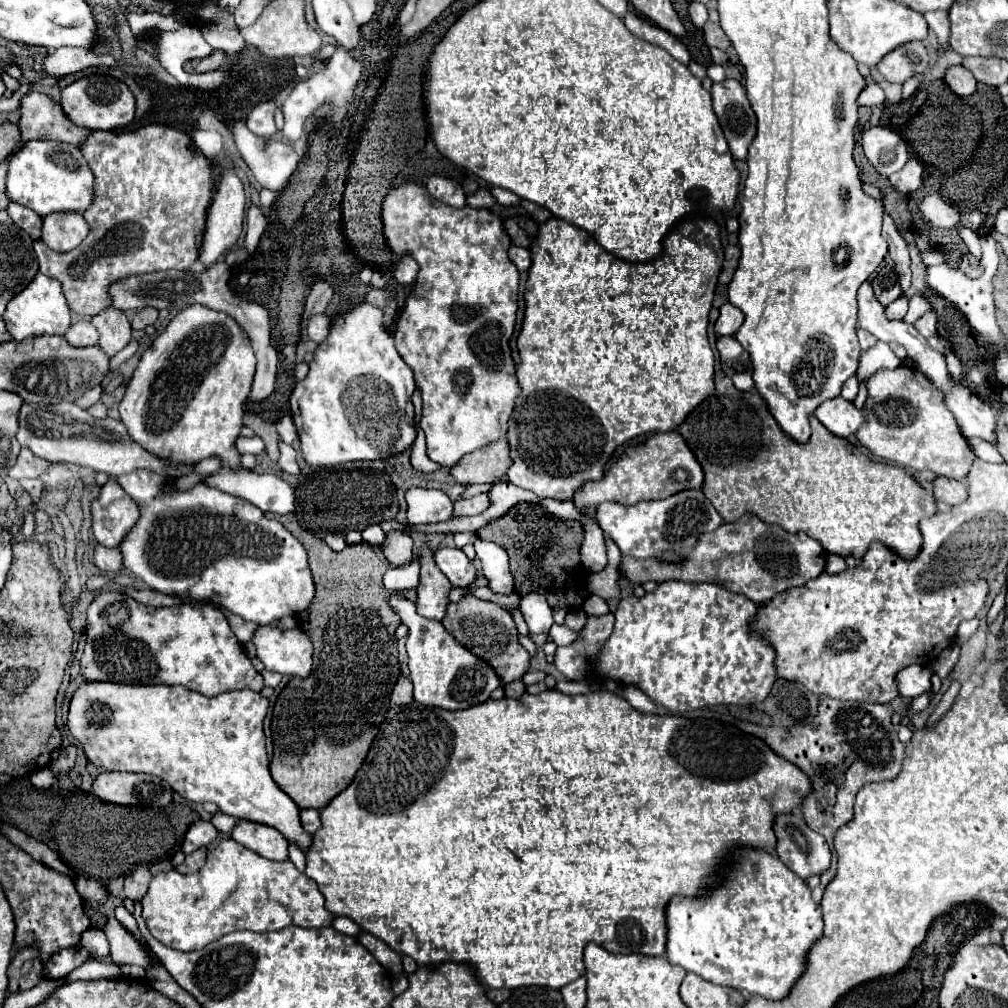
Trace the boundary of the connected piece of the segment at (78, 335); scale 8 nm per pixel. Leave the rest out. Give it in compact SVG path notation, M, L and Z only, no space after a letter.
M80 320L80 322L76 322L76 324L72 324L68 328L68 332L64 334L64 338L72 346L92 346L92 344L98 344L98 330L94 328L92 322Z

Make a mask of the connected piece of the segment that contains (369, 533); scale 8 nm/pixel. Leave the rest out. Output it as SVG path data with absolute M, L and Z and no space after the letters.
M370 526L362 532L362 536L364 536L364 542L380 546L384 541L385 533L380 526Z

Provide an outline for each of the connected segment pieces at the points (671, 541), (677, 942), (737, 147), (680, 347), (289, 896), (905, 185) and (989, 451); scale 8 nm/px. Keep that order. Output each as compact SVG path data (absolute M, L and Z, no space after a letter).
M682 490L670 498L638 502L634 506L604 502L596 508L596 518L604 536L608 536L624 556L632 558L658 558L666 552L690 554L700 534L712 532L722 524L720 514L702 490Z
M740 846L728 854L728 862L718 872L718 882L704 894L674 896L670 900L666 906L666 926L668 940L664 956L670 964L678 964L718 986L744 990L750 996L760 994L770 1000L782 1000L804 972L806 954L822 936L824 922L820 904L814 902L806 880L794 876L774 852Z
M726 78L712 86L714 112L720 120L734 160L746 160L748 148L756 136L756 116L746 98L746 90L738 80Z
M688 216L686 220L678 222L670 234L662 242L662 252L650 262L626 262L616 258L614 254L606 252L586 230L580 230L560 218L546 220L530 244L530 276L525 284L524 300L526 314L524 326L518 336L518 350L522 364L518 366L518 384L522 394L516 400L514 412L510 416L510 454L514 464L508 470L508 480L524 490L538 494L540 498L556 498L556 500L570 500L572 494L586 482L586 480L600 480L604 476L604 464L616 450L616 446L624 444L626 440L646 434L646 432L666 432L680 426L688 412L692 412L706 396L714 394L714 352L710 350L710 342L706 336L708 328L708 312L712 308L712 298L716 290L718 272L722 268L724 250L720 244L720 228L712 218Z
M222 840L216 848L212 848L206 864L196 874L180 874L176 870L156 874L142 898L142 918L156 940L180 952L200 950L234 930L270 932L288 928L290 924L300 928L322 928L330 926L334 920L334 916L324 908L324 896L318 890L318 884L304 872L298 872L290 860L266 860L236 840Z
M912 158L906 162L906 166L900 172L892 174L888 180L896 192L902 192L904 196L908 196L922 186L922 164Z
M974 438L974 440L970 440L970 446L976 452L976 456L982 458L982 460L986 460L986 462L996 462L996 464L1004 462L1002 456L998 454L996 446L992 446L990 442L984 442L980 438Z

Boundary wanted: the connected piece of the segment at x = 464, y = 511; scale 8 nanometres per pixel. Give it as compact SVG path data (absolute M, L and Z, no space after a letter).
M478 494L470 500L458 500L454 504L454 512L452 512L452 518L458 518L458 516L476 516L476 514L482 514L486 508L488 508L488 494Z

